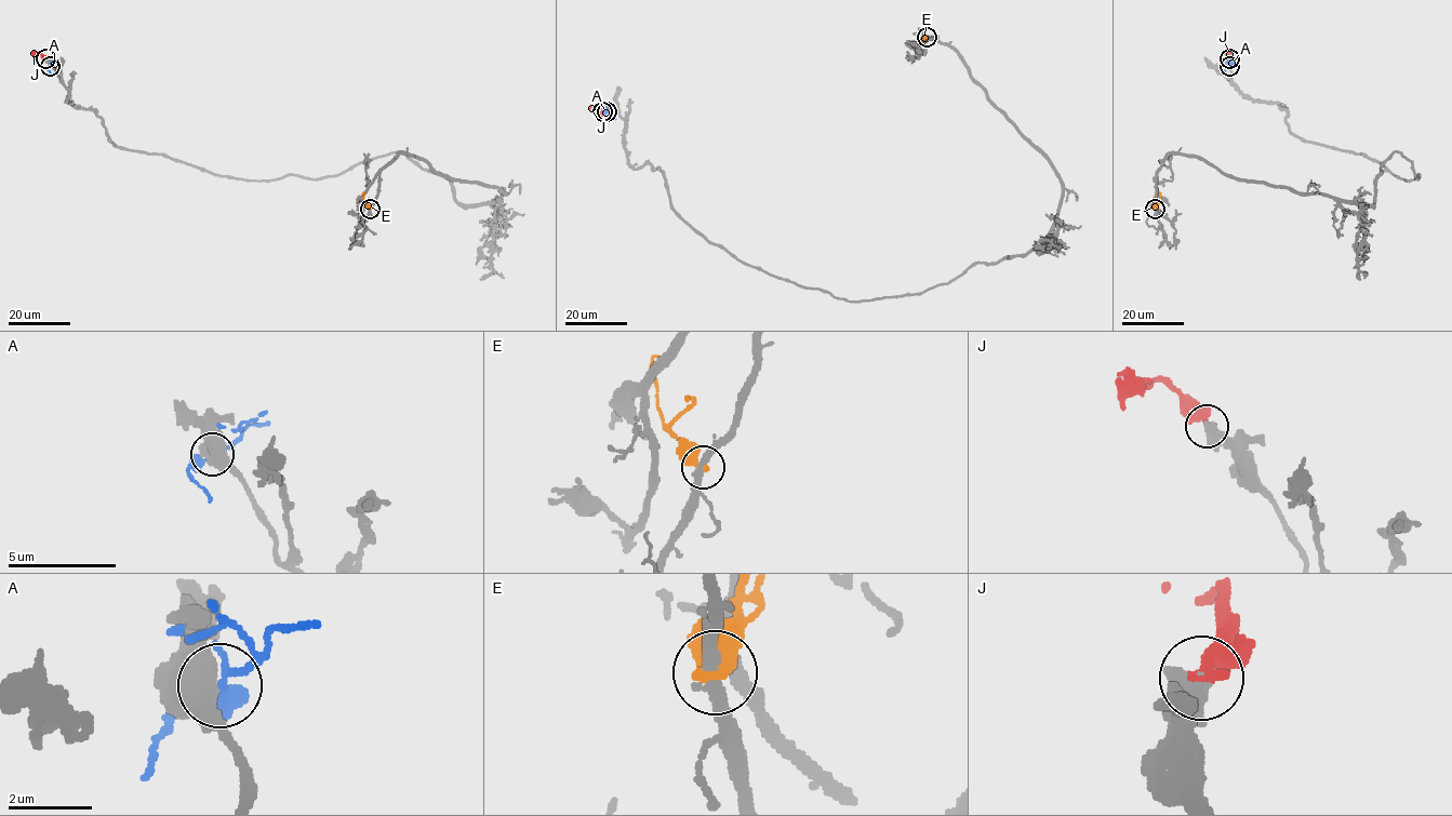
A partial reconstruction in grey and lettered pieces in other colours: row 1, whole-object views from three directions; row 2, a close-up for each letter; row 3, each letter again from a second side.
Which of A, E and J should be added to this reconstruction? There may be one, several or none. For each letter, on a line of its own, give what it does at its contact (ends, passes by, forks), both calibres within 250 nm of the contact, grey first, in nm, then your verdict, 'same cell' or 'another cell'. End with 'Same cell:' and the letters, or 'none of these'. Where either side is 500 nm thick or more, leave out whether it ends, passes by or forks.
A: it passes by; 460 nm thick on the grey side, 260 nm on the other; another cell
E: it ends there; 340 nm thick on the grey side, 440 nm on the other; another cell
J: it ends there; 380 nm thick on the grey side, 400 nm on the other; same cell
Same cell: J

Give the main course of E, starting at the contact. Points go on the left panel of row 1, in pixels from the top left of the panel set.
E: (370, 208), (363, 200), (364, 194)

